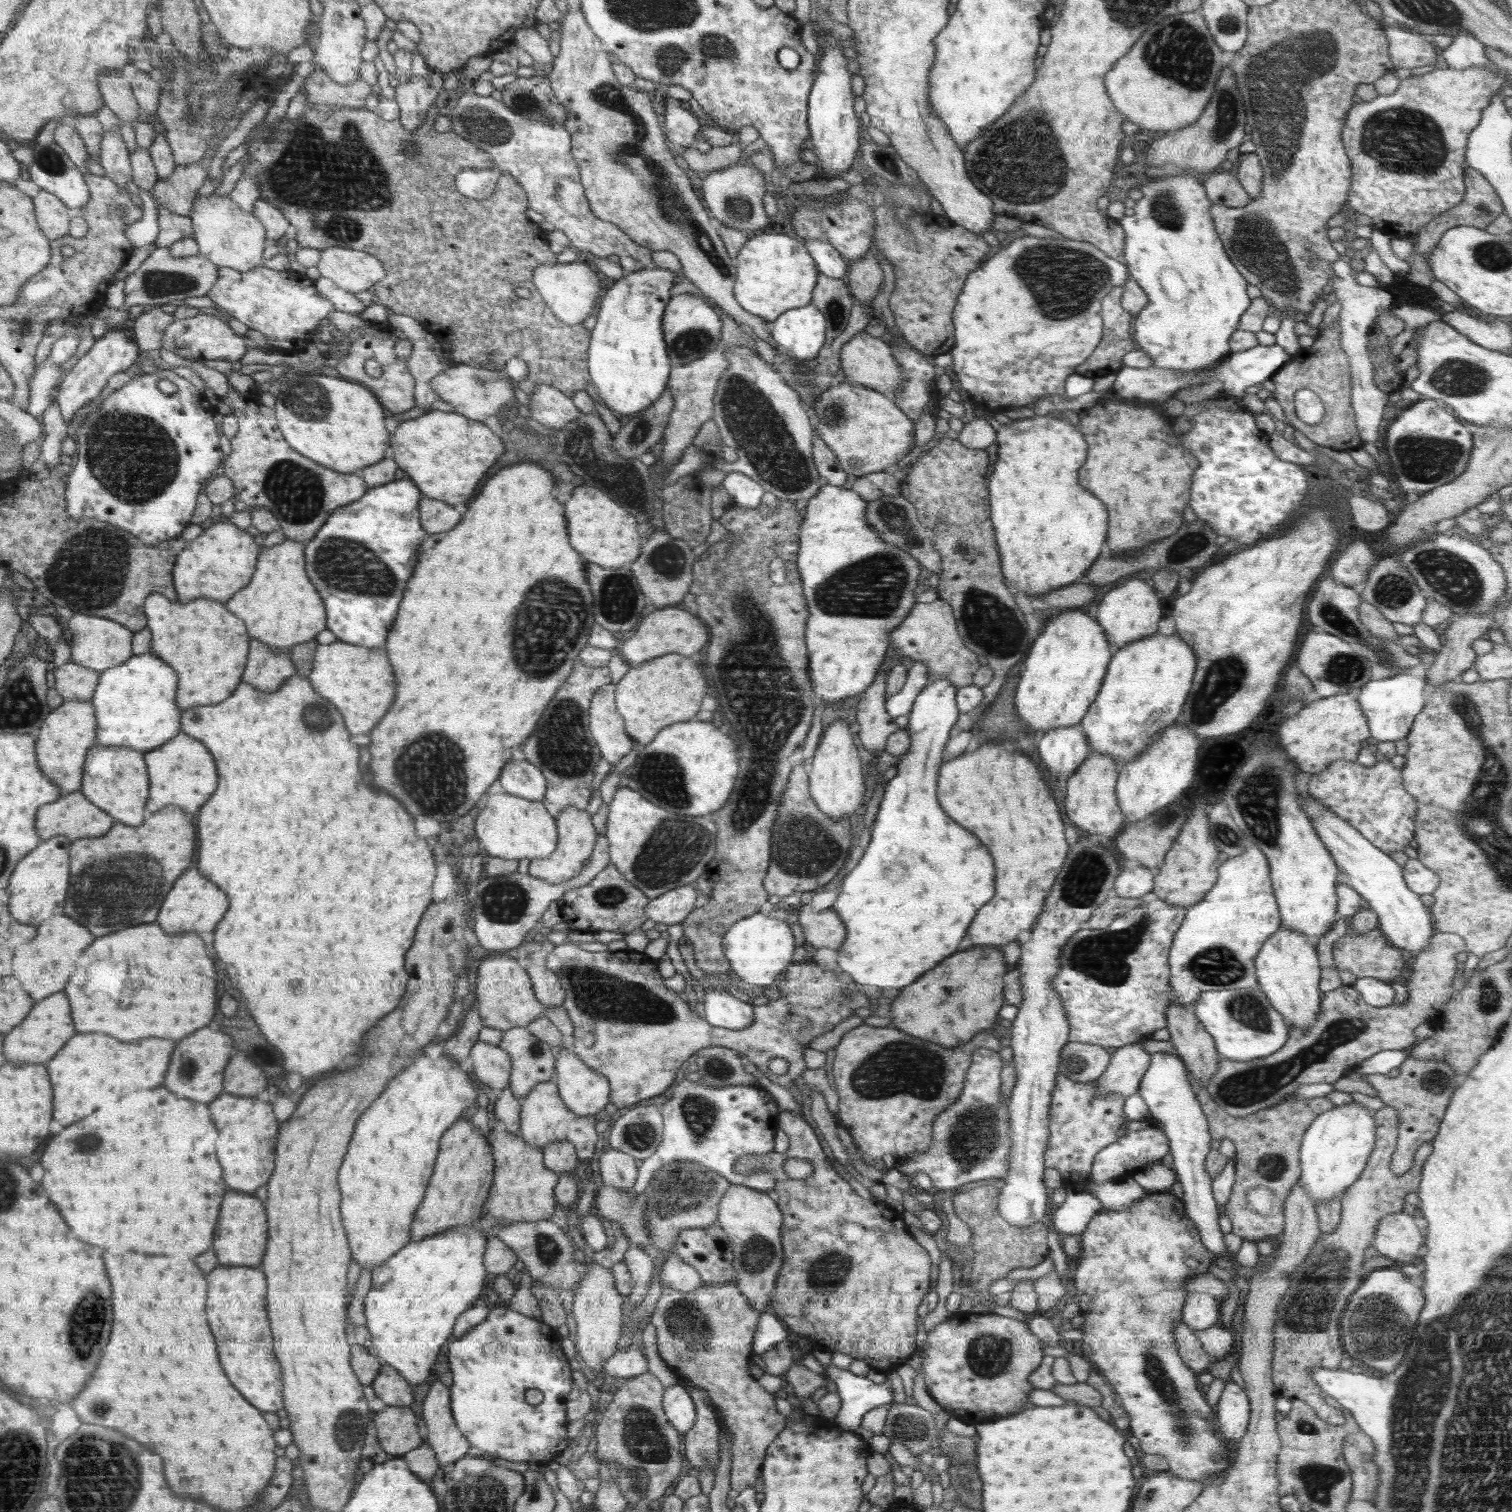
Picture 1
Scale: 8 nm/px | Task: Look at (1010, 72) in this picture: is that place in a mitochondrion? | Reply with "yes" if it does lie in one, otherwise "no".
no

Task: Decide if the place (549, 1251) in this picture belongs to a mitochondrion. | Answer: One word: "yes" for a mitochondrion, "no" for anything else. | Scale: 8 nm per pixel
yes

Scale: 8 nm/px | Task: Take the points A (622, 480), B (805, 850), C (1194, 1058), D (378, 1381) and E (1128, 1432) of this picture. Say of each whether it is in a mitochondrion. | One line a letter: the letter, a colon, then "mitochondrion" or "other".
A: mitochondrion
B: mitochondrion
C: other
D: other
E: other

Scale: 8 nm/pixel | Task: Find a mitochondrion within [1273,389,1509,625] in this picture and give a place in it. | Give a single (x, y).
(1450, 576)

